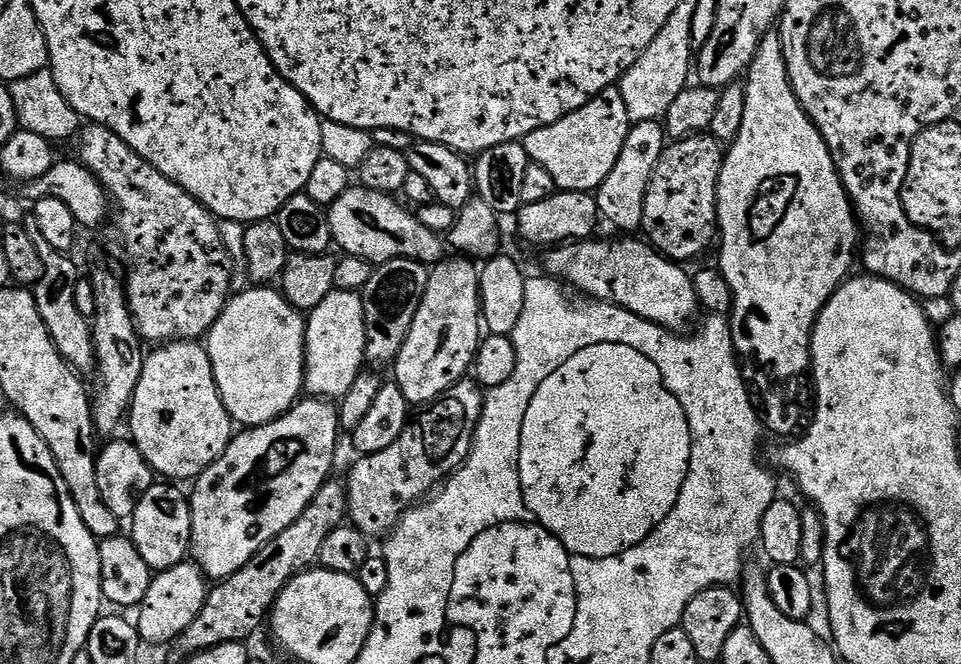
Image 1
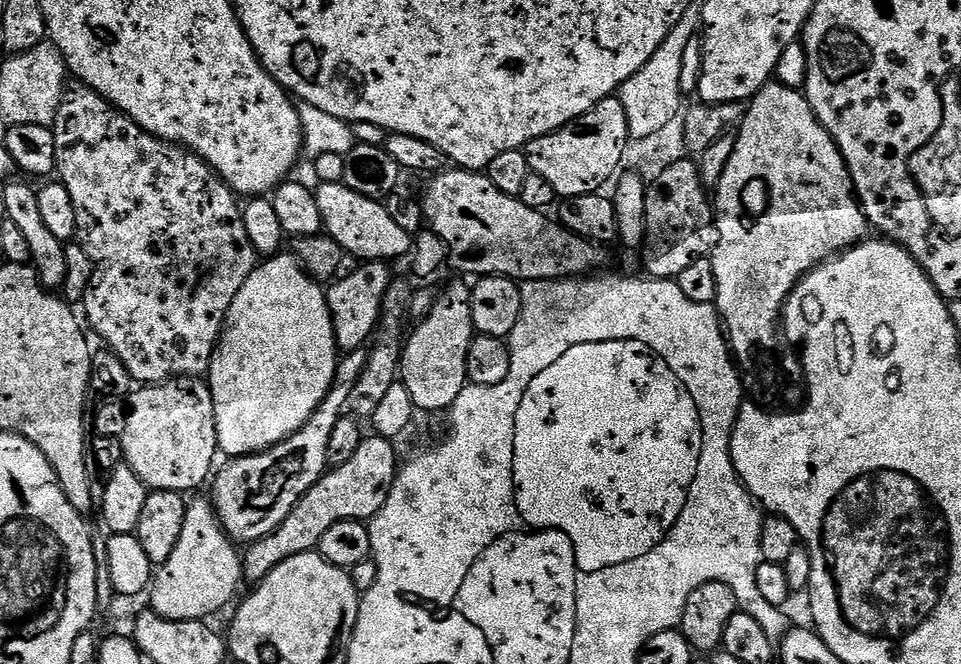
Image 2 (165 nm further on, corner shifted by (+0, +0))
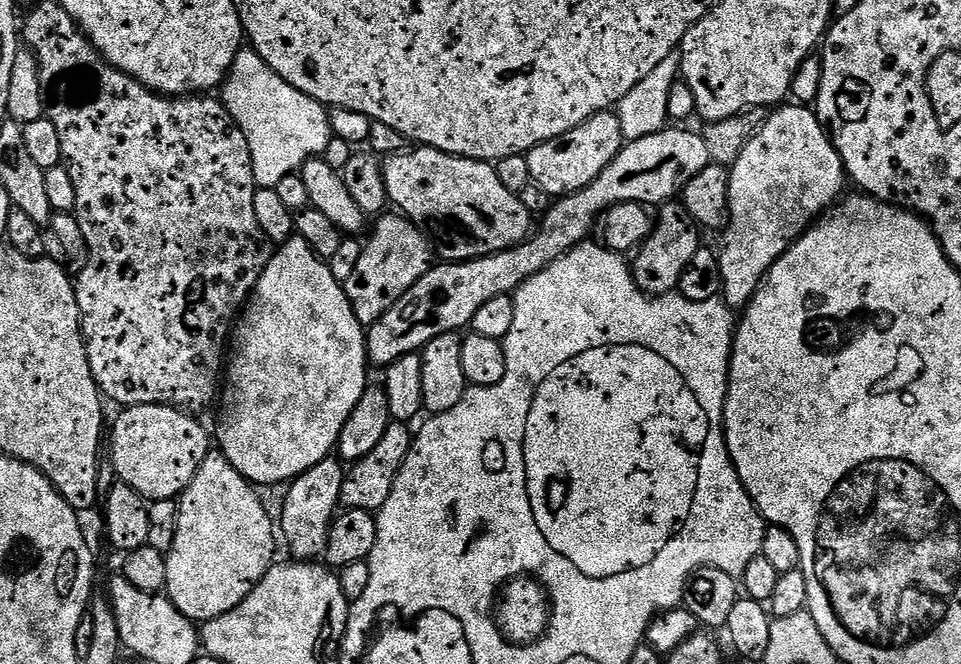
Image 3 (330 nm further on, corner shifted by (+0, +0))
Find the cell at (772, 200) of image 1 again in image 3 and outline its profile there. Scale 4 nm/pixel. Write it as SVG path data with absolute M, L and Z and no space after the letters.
M784 104L769 113L767 122L760 125L756 132L753 133L751 139L748 140L746 146L743 148L742 154L731 165L728 173L728 222L726 231L723 233L723 235L725 234L724 245L718 248L718 255L720 257L720 269L722 270L722 299L729 308L740 310L752 301L752 296L756 293L756 289L764 281L765 274L774 266L777 258L841 199L842 193L840 191L843 190L844 184L846 185L844 163L842 163L841 156L838 154L836 148L833 147L827 129L820 123L813 109L801 104Z

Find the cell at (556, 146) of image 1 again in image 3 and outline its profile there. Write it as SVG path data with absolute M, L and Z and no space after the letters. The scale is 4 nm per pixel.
M612 110L599 112L574 126L574 130L566 130L566 134L550 138L529 150L526 155L530 178L548 196L568 196L571 192L582 190L582 186L590 186L590 182L594 182L594 178L598 178L598 174L614 162L625 143L619 115Z

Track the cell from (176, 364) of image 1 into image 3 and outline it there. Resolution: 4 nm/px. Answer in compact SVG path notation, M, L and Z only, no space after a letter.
M134 404L123 409L124 412L116 420L116 425L112 428L112 459L110 465L112 471L116 474L116 479L119 483L130 486L145 500L151 502L153 500L176 500L180 493L183 492L185 486L192 481L194 474L198 474L198 466L202 466L202 462L208 457L210 451L210 432L203 428L198 421L195 420L195 415L189 414L187 411L171 408L168 404Z

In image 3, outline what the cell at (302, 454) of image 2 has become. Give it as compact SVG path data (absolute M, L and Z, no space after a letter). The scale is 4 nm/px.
M668 126L663 132L655 132L646 138L627 141L614 158L614 162L610 162L610 166L606 166L606 170L602 170L602 174L598 174L598 178L594 178L590 186L582 186L582 190L559 197L552 203L548 211L539 217L535 231L520 244L515 244L514 247L493 256L483 256L477 260L463 262L440 262L429 268L425 276L418 278L418 282L414 282L414 286L410 286L410 290L406 290L406 294L402 294L402 298L398 298L398 302L394 302L394 306L390 306L386 314L382 314L382 318L378 318L378 322L367 325L369 365L376 367L377 364L380 370L387 369L388 365L398 362L398 358L419 353L434 338L447 332L459 333L460 328L467 329L471 325L474 314L478 314L478 310L486 306L490 298L512 296L516 289L521 288L534 274L549 268L571 248L585 243L593 235L596 219L606 209L626 202L659 206L679 197L690 182L690 178L694 178L694 174L702 174L702 170L710 163L710 150L706 150L703 135L699 131L687 132L684 128L687 127Z

